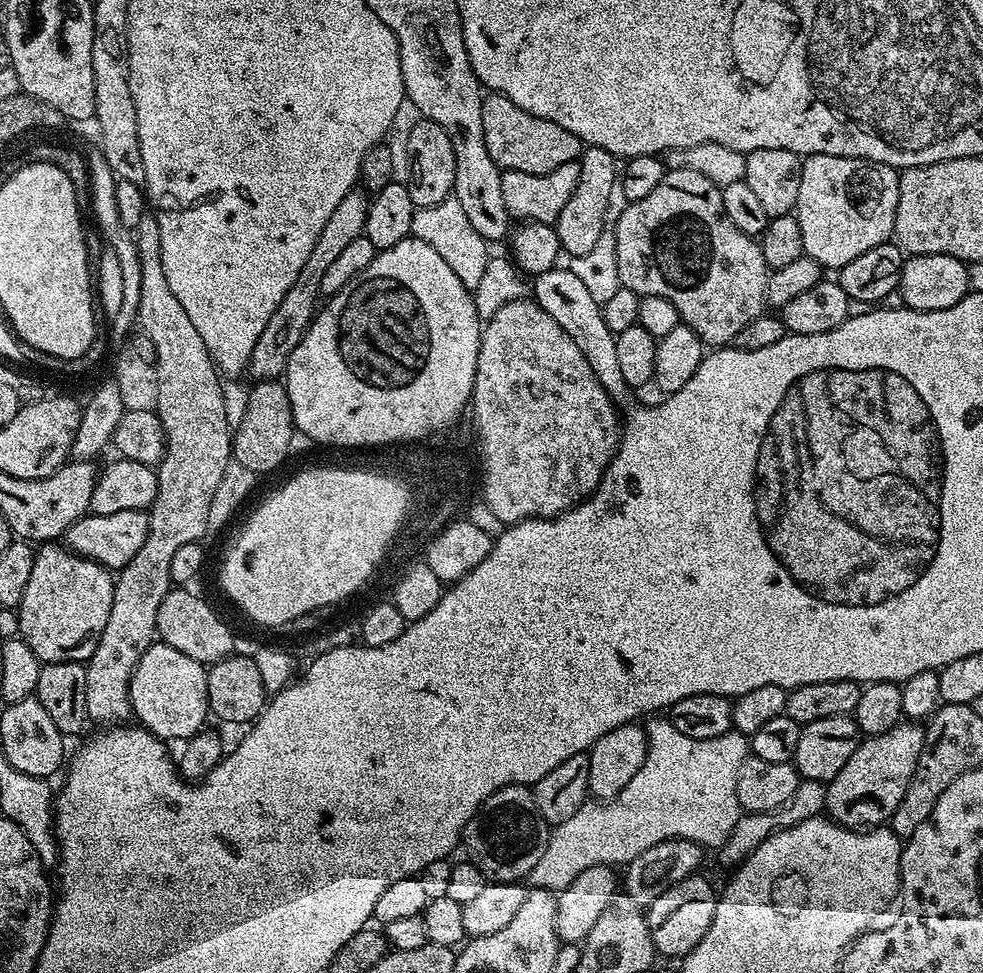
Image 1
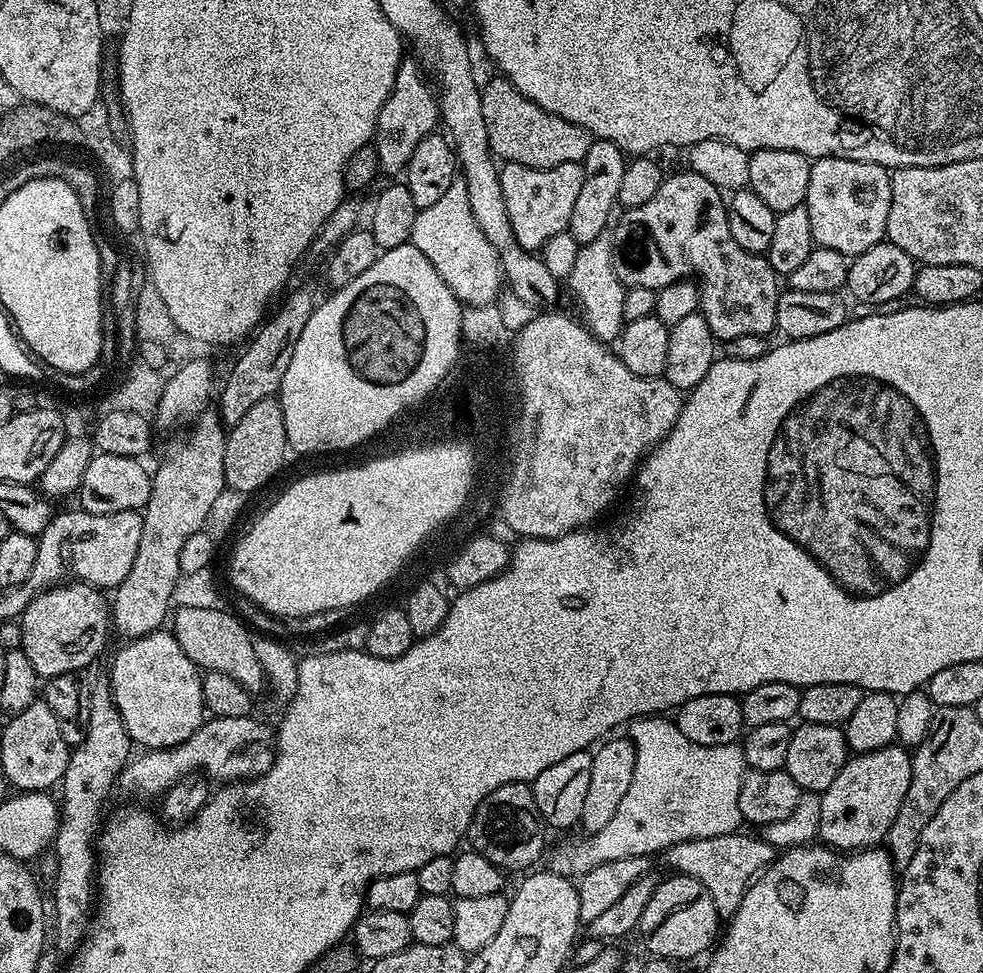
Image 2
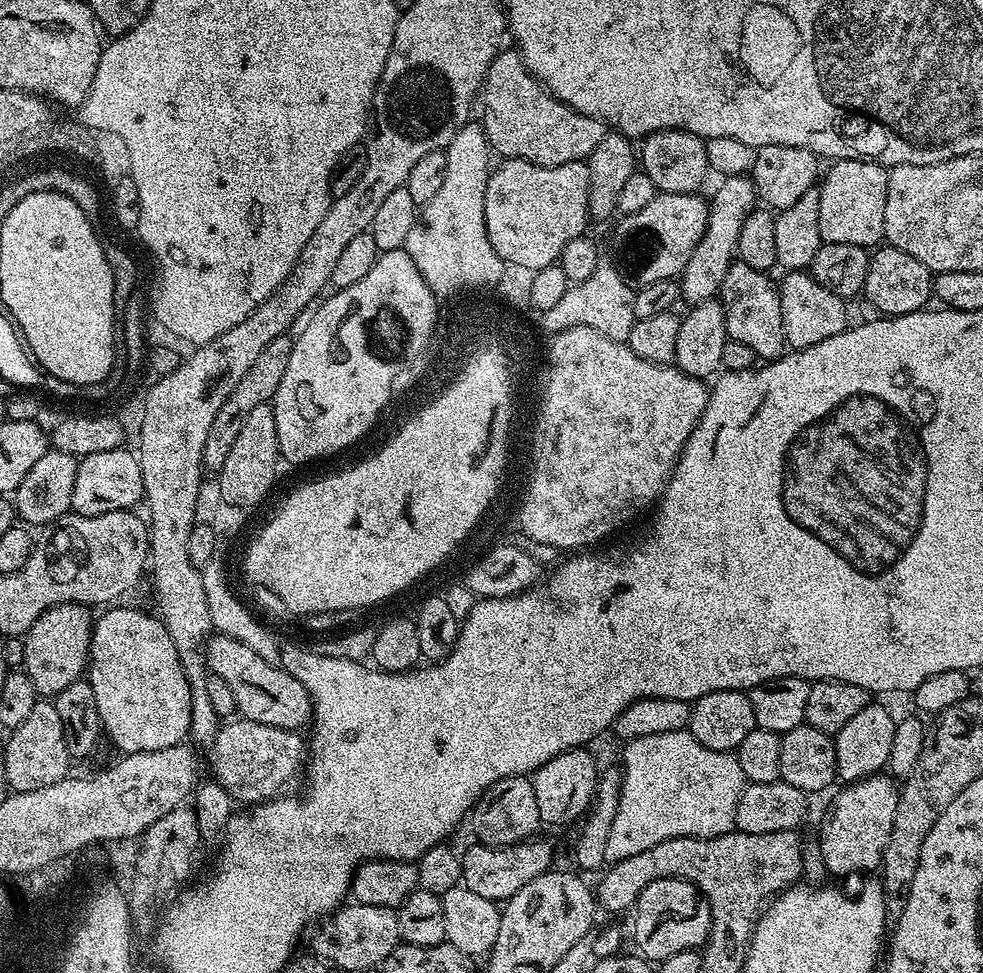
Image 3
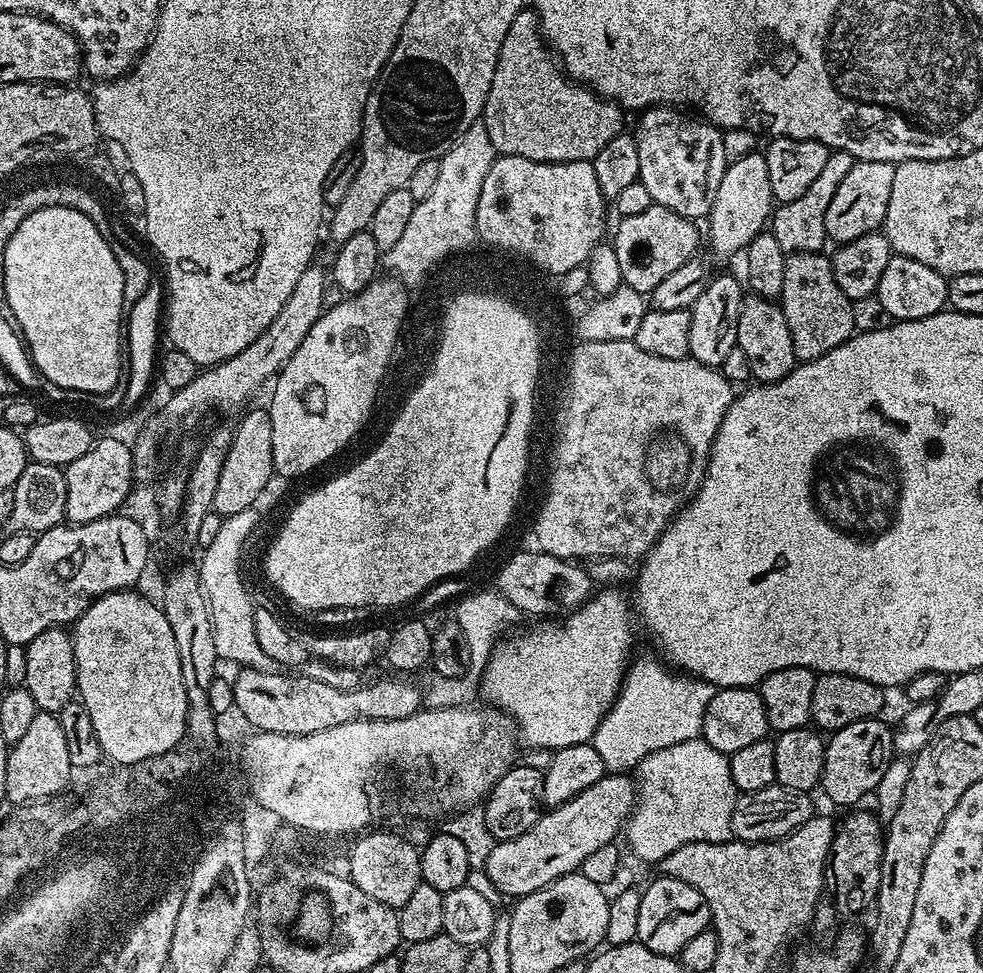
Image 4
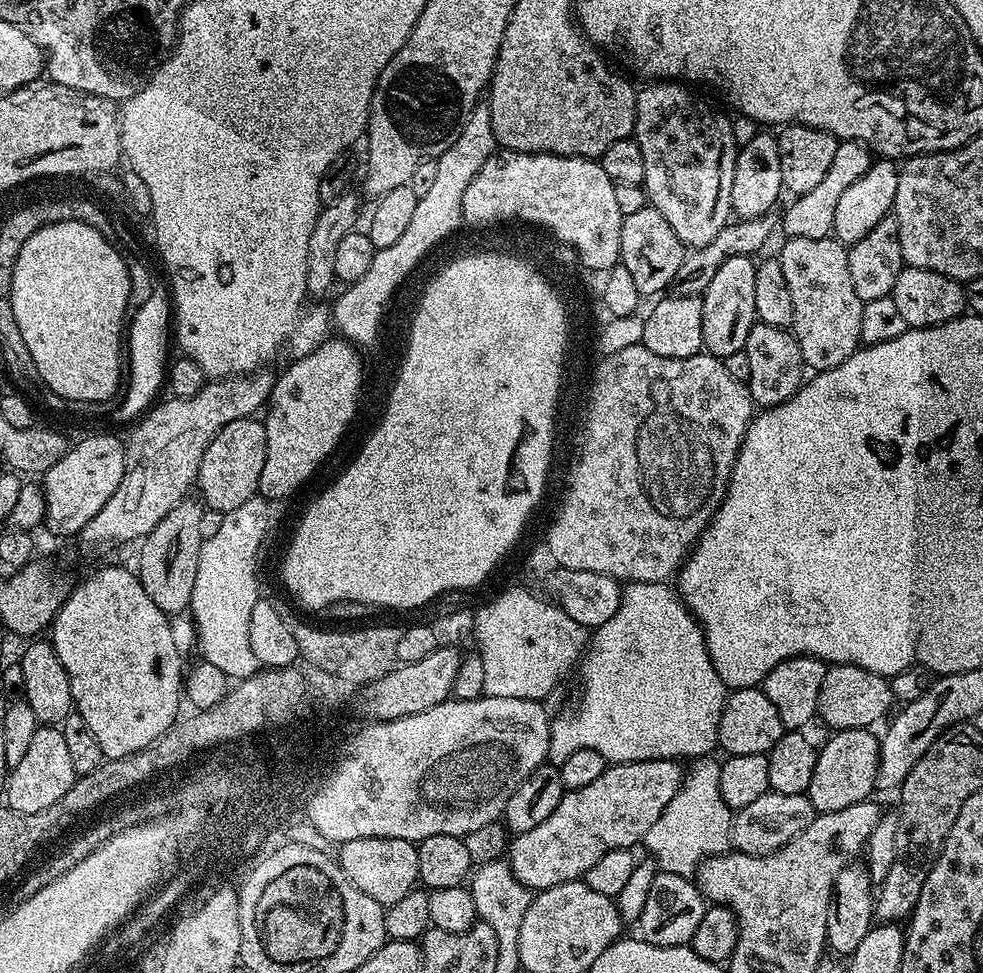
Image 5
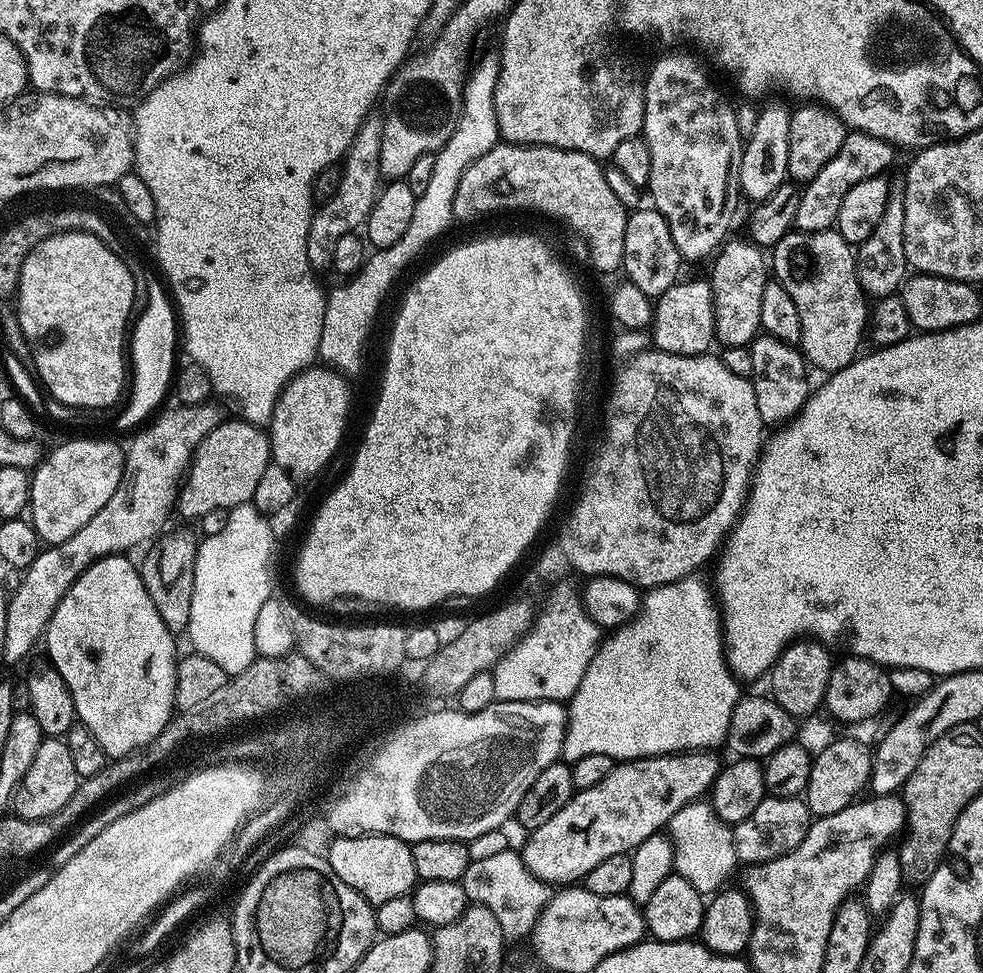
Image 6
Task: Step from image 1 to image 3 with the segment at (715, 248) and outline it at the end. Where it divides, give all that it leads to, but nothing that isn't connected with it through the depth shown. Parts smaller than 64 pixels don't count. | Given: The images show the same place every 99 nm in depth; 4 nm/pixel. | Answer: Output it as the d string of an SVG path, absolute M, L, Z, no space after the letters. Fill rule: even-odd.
M695 192L686 194L659 193L650 206L638 210L638 214L630 214L623 217L616 228L616 256L618 259L619 272L632 286L658 282L658 278L667 280L679 277L683 272L690 254L700 246L700 240L708 225L708 210L710 207L707 199ZM734 262L726 274L718 293L720 305L724 307L724 318L729 340L746 342L750 350L761 361L777 360L785 355L786 341L782 330L782 310L780 309L780 290L768 272L754 270L754 266L746 266Z

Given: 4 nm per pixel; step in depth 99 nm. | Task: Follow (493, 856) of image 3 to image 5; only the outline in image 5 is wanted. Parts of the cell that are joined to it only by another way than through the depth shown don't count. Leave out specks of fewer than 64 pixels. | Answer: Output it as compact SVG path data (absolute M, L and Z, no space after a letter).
M675 759L643 760L642 762L613 764L605 767L602 775L600 775L595 782L590 782L590 786L582 786L582 790L574 790L573 792L565 791L563 798L558 802L558 806L554 806L554 814L550 814L550 818L546 818L546 822L538 822L538 826L534 826L534 830L526 830L525 832L519 833L519 835L507 845L506 863L509 870L513 872L514 878L524 884L529 890L553 888L559 884L570 882L571 880L581 879L586 874L586 870L590 870L590 866L594 866L594 862L598 862L598 858L602 858L606 854L610 854L619 848L631 849L633 847L632 844L639 845L644 839L646 830L650 830L650 826L654 826L654 822L658 820L662 814L662 810L666 810L666 806L670 806L670 798L674 798L674 794L678 794L682 783L682 768L680 772L680 768L676 764L679 763L677 763Z

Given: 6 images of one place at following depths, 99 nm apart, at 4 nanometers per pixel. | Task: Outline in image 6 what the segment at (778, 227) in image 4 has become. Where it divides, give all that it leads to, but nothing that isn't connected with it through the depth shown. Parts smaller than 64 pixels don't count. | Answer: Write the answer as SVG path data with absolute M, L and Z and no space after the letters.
M849 131L848 137L842 142L842 147L813 180L803 185L798 204L795 227L801 232L827 232L835 225L838 210L842 206L842 198L850 191L850 186L858 186L866 178L884 176L891 166L892 159L898 155L897 149L882 138L874 138L865 132Z

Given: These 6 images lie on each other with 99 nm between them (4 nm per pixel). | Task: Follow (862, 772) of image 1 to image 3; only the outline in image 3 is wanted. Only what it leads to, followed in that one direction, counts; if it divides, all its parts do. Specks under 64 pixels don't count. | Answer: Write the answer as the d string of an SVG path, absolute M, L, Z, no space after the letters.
M888 774L868 776L865 780L848 782L832 800L824 821L820 824L820 849L824 867L836 876L848 876L842 883L843 891L859 894L865 881L860 880L863 872L875 873L884 857L886 842L890 842L890 830L894 830L894 814L898 810L900 788Z

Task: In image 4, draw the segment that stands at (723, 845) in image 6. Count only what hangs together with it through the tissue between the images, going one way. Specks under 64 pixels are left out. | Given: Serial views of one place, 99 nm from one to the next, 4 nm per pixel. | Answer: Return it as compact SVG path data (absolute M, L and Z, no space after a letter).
M702 738L690 742L678 742L678 746L666 746L666 750L654 750L634 769L636 807L632 809L626 825L626 837L632 852L640 860L652 866L659 865L666 854L674 854L678 846L686 842L722 842L733 839L732 815L736 805L737 790L730 774L730 762L723 752L714 750Z

